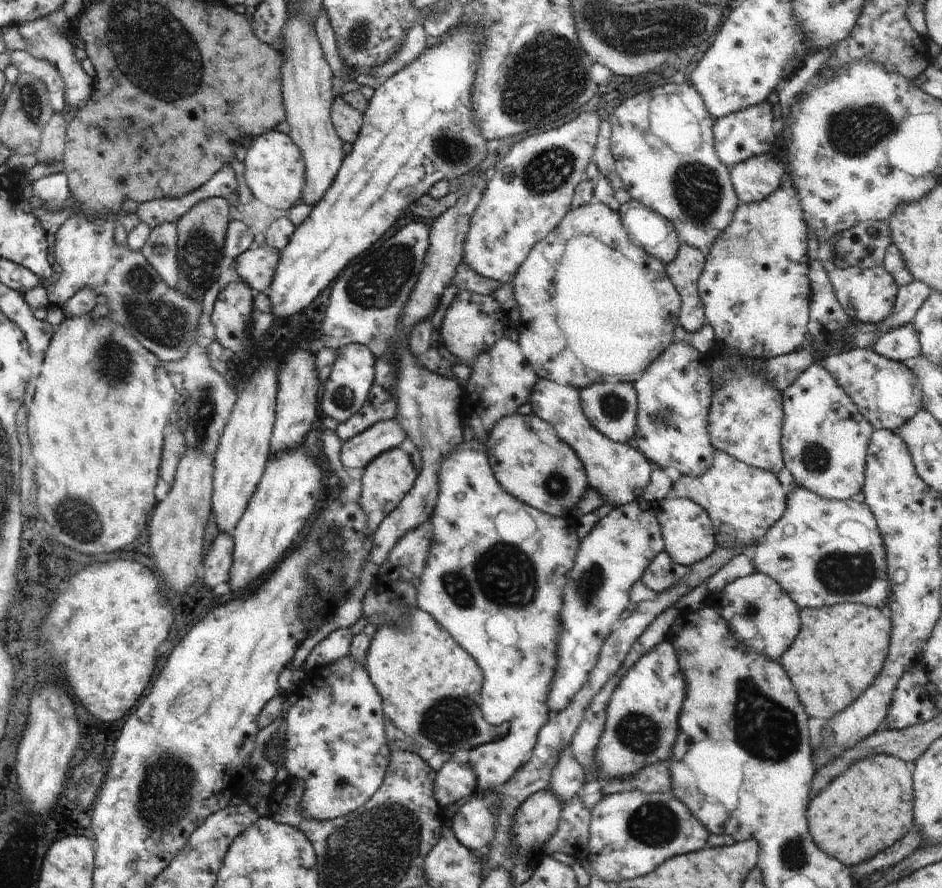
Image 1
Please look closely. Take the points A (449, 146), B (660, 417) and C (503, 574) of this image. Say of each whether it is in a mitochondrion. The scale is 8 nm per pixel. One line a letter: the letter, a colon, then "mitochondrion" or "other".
A: mitochondrion
B: mitochondrion
C: mitochondrion

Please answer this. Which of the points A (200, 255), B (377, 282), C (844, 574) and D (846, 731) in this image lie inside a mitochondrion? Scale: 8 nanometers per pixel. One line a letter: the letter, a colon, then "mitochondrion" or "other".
A: mitochondrion
B: mitochondrion
C: mitochondrion
D: other

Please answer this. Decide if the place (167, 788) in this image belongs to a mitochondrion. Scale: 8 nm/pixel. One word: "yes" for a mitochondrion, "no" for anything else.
yes

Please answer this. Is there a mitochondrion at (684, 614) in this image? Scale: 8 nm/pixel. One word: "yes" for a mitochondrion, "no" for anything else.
no

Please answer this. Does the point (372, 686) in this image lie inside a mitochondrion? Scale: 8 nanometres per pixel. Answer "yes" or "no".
no

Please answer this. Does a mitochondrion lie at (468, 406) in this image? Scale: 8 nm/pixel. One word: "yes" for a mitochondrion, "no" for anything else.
no

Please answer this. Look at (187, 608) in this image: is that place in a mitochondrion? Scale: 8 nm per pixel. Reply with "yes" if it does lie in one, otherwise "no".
no

